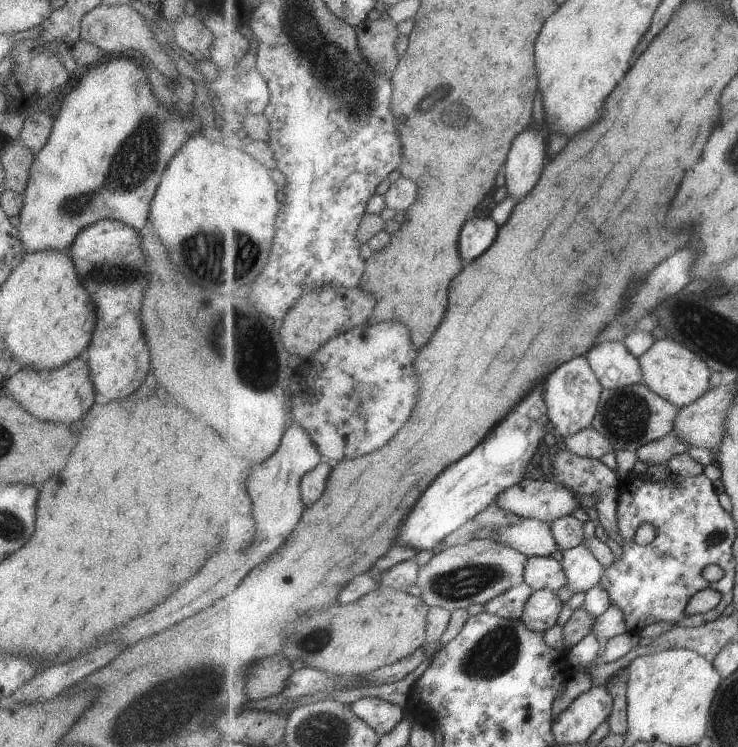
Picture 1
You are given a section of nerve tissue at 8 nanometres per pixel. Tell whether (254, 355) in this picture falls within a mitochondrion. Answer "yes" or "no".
yes

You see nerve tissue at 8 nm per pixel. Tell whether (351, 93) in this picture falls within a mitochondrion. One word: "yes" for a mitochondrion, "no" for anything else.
yes

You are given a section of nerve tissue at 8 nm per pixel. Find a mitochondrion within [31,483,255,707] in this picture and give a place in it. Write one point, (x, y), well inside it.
(208, 682)

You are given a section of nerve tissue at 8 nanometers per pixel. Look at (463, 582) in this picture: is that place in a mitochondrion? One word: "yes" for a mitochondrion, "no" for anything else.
yes

